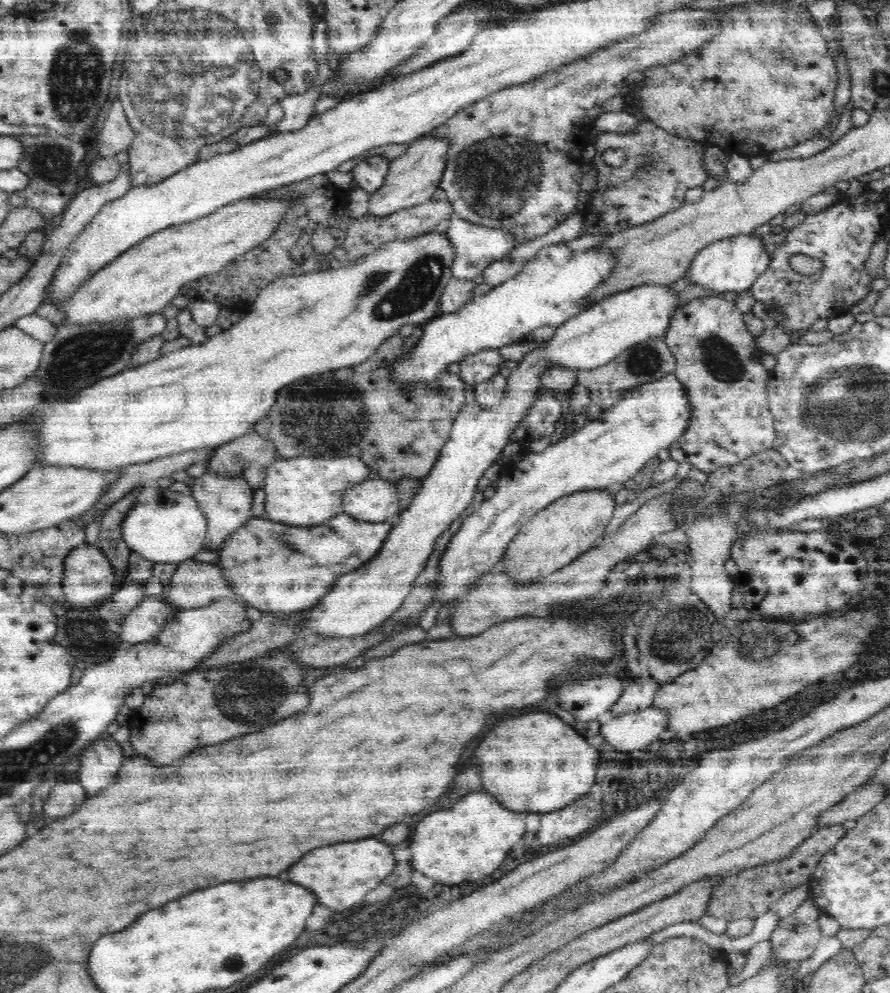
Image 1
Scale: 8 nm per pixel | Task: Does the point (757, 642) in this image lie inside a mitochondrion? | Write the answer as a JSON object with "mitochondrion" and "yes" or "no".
{"mitochondrion":"yes"}

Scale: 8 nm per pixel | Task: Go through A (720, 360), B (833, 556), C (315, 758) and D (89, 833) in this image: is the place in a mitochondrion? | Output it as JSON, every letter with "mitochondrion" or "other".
{"A":"mitochondrion","B":"other","C":"other","D":"other"}

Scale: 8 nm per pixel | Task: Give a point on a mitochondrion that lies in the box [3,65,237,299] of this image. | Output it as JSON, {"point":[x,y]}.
{"point":[55,164]}

